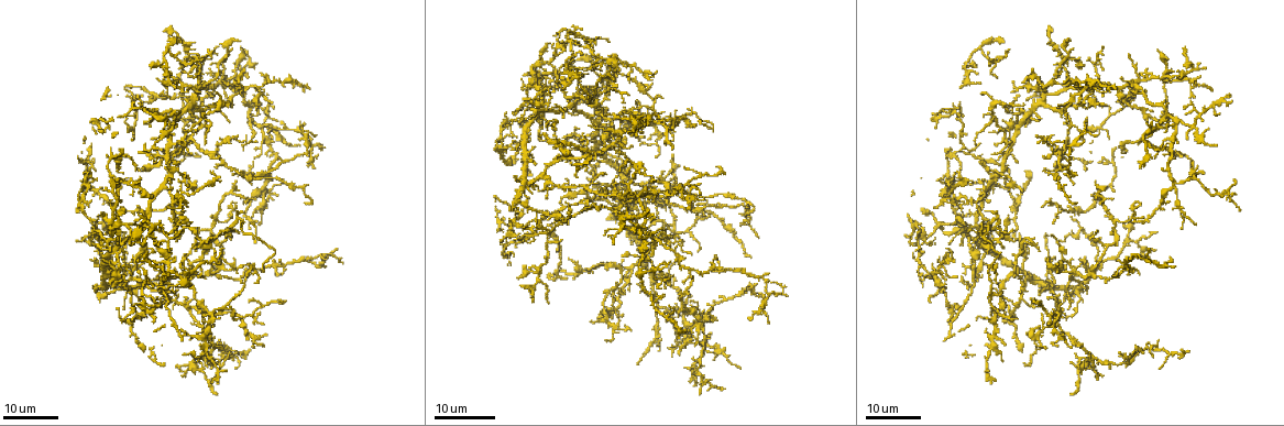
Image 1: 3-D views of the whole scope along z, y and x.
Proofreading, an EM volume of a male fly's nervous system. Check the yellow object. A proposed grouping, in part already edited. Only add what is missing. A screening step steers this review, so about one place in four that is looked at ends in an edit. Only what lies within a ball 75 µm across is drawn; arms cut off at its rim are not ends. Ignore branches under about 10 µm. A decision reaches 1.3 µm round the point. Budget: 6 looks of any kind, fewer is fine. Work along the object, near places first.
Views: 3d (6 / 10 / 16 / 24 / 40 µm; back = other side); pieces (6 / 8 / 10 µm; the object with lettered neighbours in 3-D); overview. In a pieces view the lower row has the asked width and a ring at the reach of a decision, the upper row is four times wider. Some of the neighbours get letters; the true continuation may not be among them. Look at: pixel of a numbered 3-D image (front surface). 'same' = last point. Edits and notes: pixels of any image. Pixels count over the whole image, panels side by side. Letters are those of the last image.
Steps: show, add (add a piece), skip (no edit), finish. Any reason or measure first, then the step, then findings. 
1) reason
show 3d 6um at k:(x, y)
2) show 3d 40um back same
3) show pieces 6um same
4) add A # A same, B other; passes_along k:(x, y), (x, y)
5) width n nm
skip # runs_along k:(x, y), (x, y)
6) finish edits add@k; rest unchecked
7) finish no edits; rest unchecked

an open end
show 3d 24um at 1:(1203, 171)

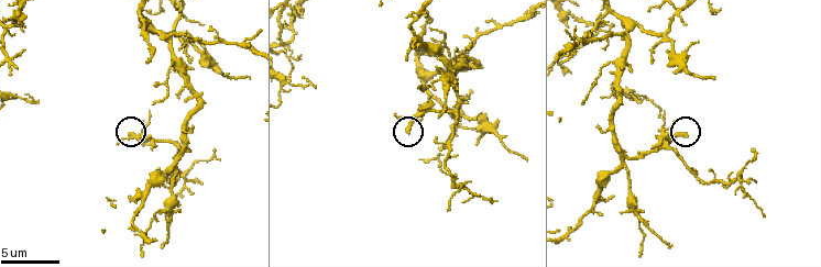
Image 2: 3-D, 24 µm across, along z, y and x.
show pieces 8um at 2:(409, 133)

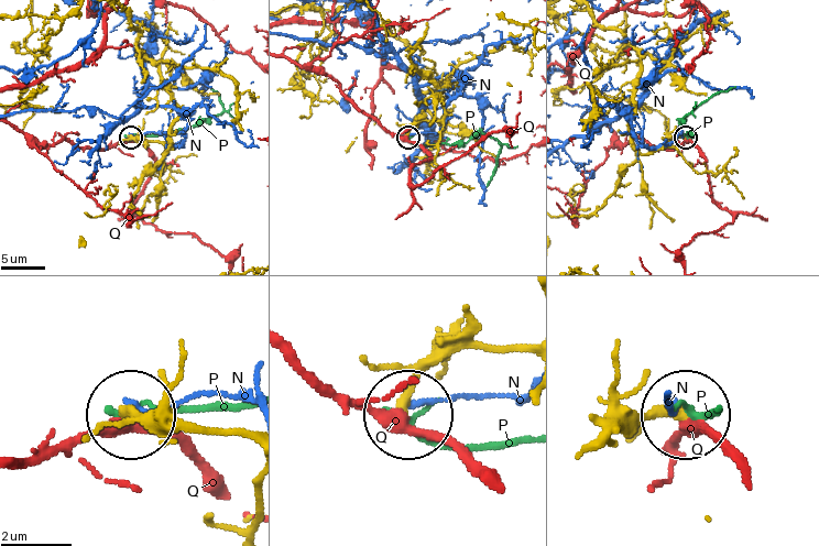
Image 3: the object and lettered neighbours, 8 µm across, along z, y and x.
width 280 nm
skip # N other, P other, Q other; runs_along 3:(246, 436), (165, 430), (130, 412); no lettered piece goes on from it

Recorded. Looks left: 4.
thin end
show 3d 24um at 1:(1073, 261)

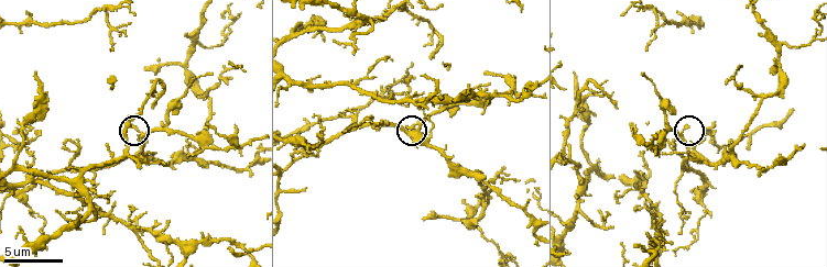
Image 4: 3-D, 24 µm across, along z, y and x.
what lies round it
show pieces 6um at 4:(686, 123)

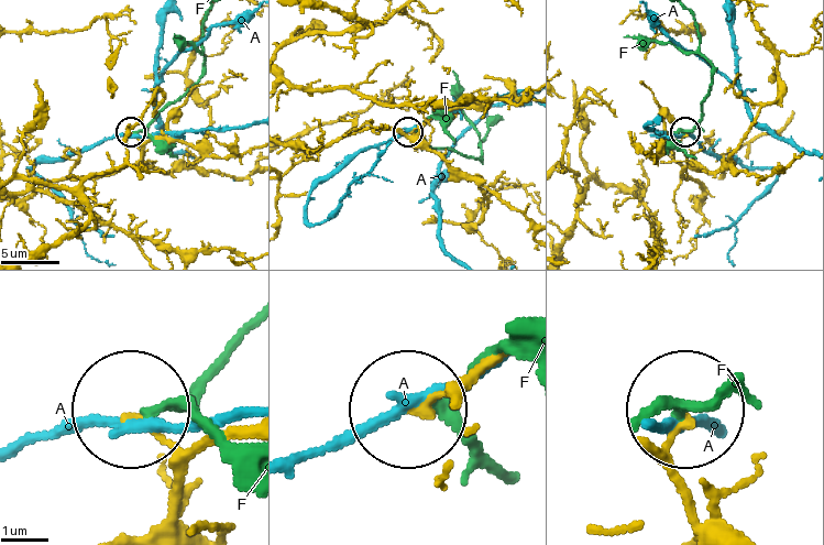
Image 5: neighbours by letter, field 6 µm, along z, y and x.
skip # A other, F other; runs_along 5:(691, 200), (703, 189), (682, 176), (688, 164), (684, 133); none of them fits

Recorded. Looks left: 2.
an open end
show 3d 10um at 4:(153, 107)

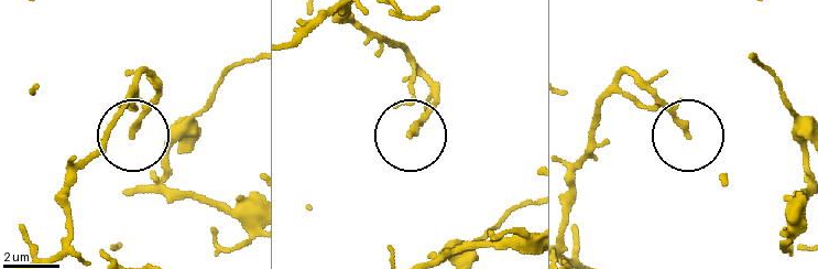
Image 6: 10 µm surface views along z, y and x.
show pieces 10um at 6:(132, 137)

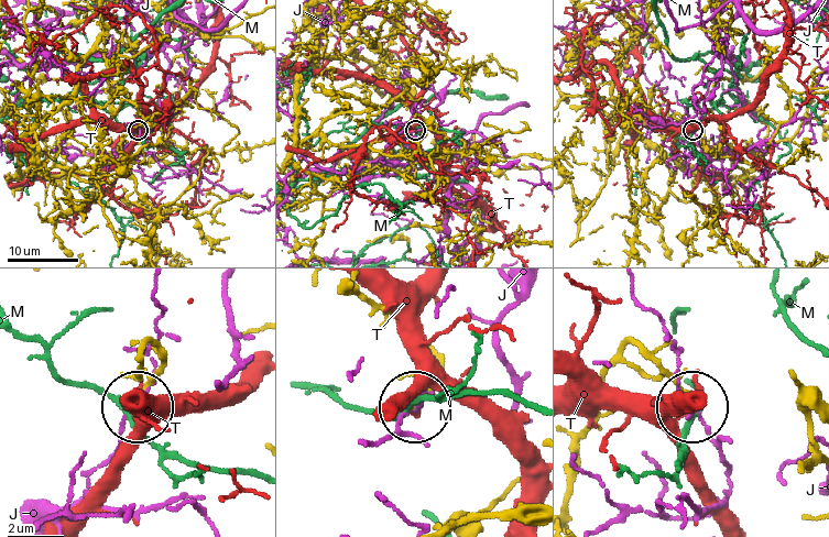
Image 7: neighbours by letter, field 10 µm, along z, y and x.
skip # J other, M other, T other; no lettered piece goes on from it

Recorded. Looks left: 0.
finish no edits; rest unchecked

